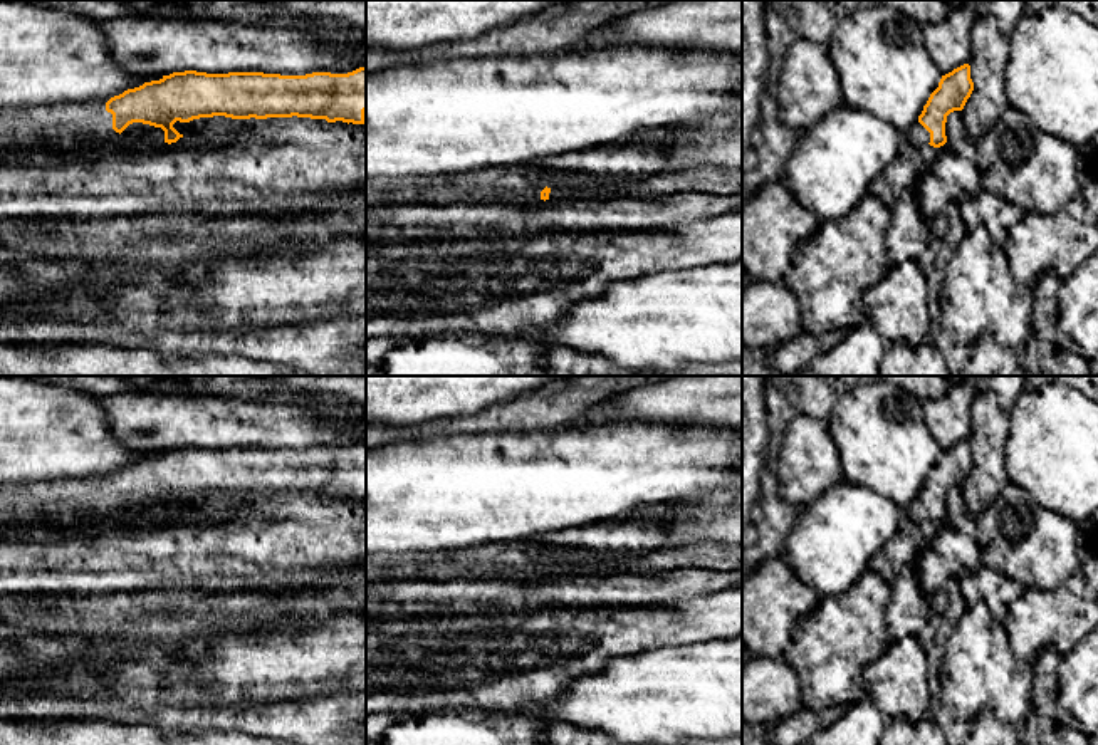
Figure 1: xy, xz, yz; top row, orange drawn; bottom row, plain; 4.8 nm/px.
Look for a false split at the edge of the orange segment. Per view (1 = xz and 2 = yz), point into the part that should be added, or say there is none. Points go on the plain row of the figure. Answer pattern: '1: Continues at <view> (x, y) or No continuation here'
1: Continues at xz (711, 556)
2: Continues at yz (917, 510)

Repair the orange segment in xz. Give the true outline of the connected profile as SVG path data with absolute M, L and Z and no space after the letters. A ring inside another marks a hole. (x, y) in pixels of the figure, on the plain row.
M698 544L683 549L655 550L646 555L623 557L613 564L544 564L541 576L566 576L574 577L581 574L625 574L625 572L655 572L675 567L705 567L705 569L729 569L742 567L740 545Z

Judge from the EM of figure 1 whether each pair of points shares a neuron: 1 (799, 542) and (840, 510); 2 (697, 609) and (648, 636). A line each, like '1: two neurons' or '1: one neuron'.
1: one neuron
2: one neuron

